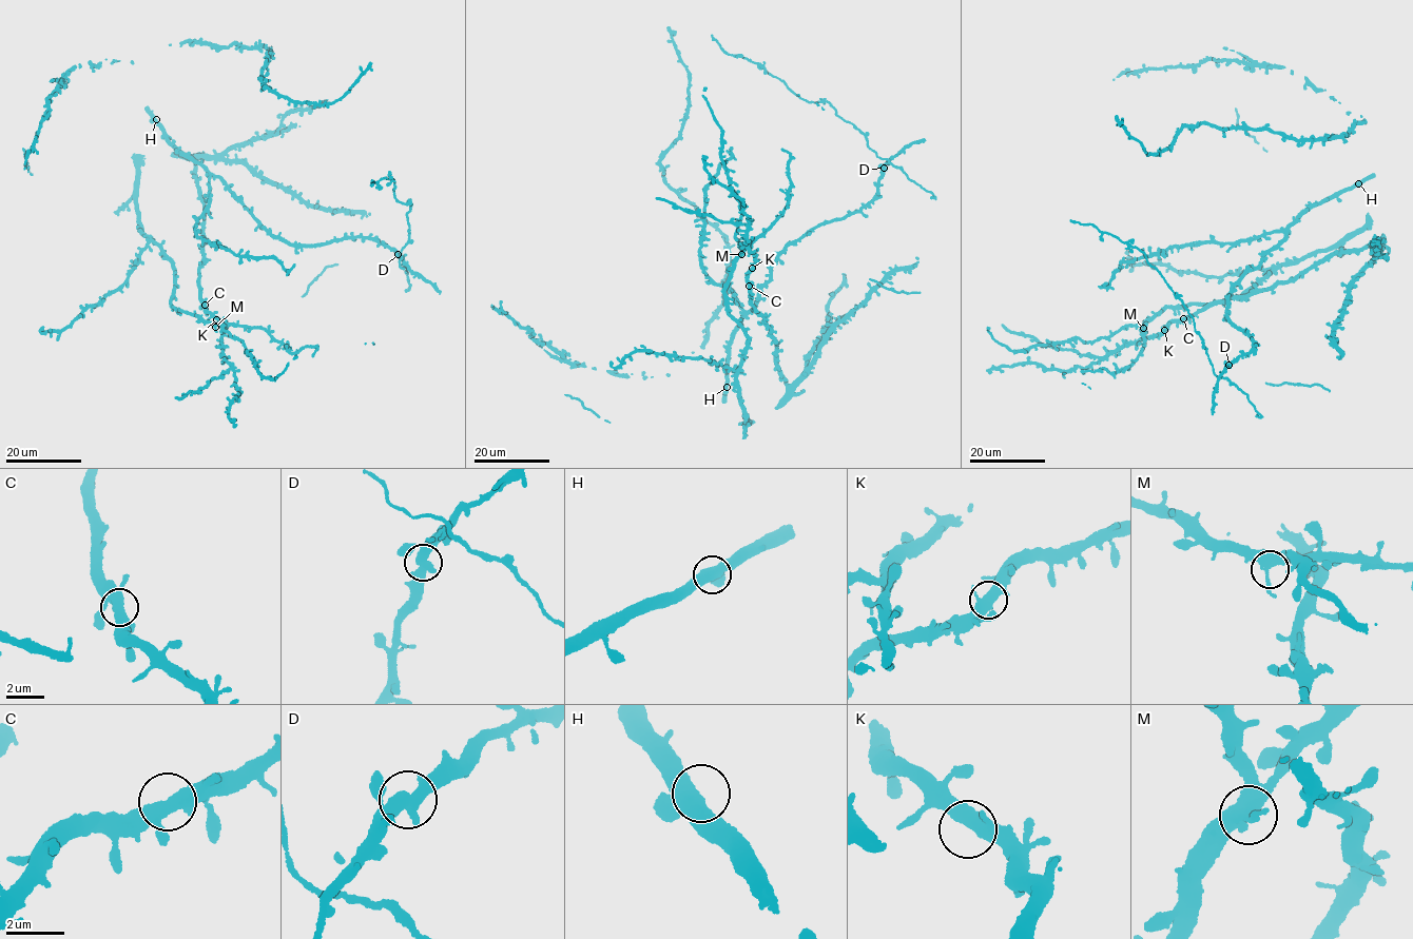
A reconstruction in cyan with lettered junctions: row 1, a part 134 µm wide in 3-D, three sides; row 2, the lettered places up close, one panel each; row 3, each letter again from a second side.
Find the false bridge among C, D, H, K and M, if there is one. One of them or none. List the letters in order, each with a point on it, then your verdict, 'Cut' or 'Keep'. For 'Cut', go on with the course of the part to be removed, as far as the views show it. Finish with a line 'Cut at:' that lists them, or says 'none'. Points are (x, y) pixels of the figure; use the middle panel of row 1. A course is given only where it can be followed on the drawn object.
C: Place: (749, 286). Keep
D: Place: (884, 168). Keep
H: Place: (727, 387). Keep
K: Place: (752, 268). Keep
M: Place: (741, 254). Keep
Cut at: none

